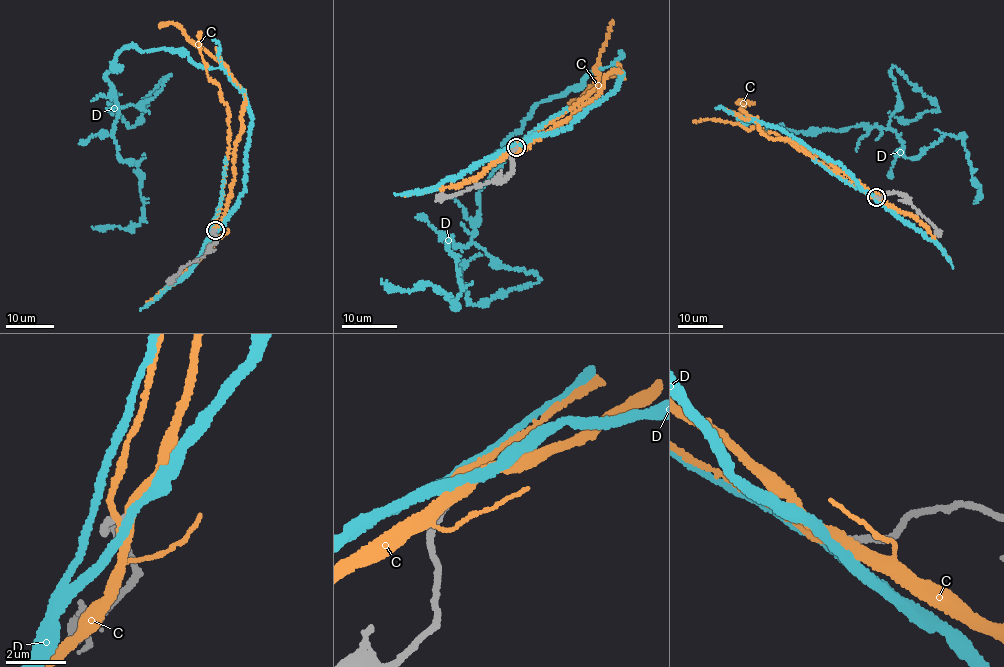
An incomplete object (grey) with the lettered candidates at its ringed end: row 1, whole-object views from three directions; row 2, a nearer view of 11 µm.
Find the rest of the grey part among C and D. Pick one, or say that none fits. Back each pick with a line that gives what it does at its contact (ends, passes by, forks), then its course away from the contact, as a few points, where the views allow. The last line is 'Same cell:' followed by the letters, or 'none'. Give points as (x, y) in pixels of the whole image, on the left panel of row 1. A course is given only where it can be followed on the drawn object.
Same cell: none

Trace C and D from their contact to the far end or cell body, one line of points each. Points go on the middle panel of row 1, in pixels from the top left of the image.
C: (516, 148), (564, 121), (595, 96), (605, 75), (619, 71), (623, 77), (604, 78), (571, 101), (566, 110)
D: (517, 146), (570, 125), (622, 73), (536, 103), (494, 155), (472, 242), (448, 237), (455, 304), (381, 279)

